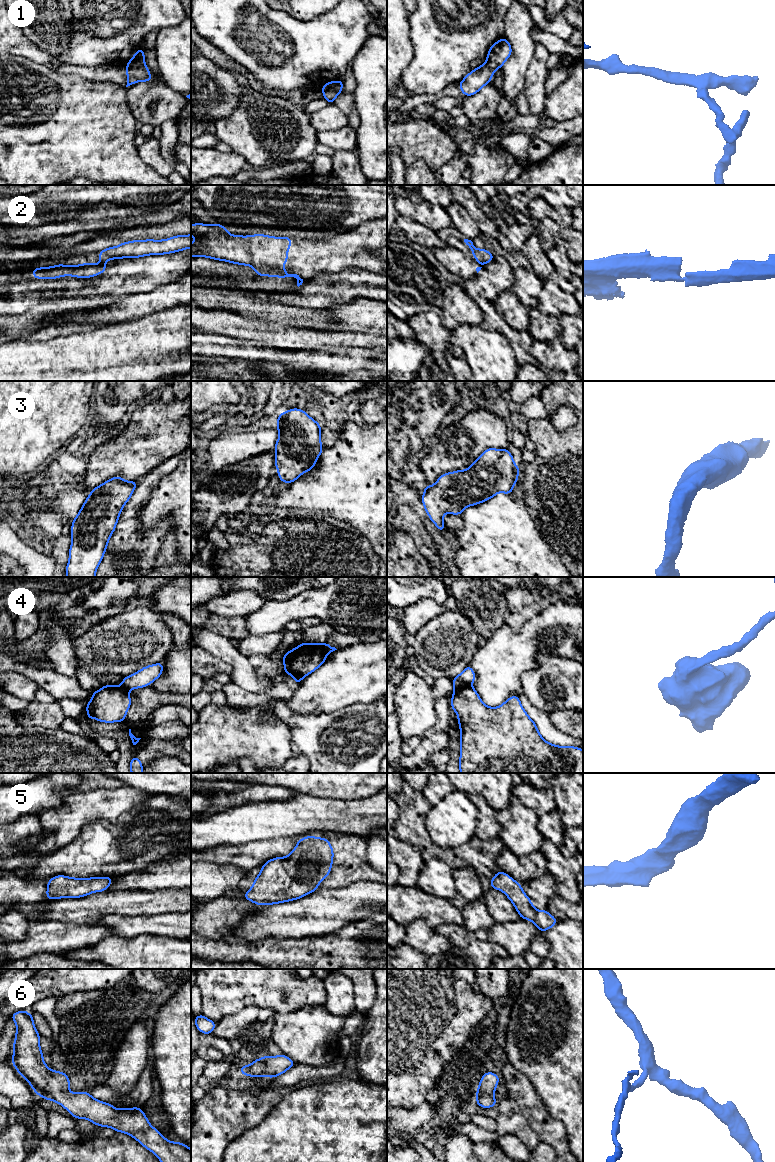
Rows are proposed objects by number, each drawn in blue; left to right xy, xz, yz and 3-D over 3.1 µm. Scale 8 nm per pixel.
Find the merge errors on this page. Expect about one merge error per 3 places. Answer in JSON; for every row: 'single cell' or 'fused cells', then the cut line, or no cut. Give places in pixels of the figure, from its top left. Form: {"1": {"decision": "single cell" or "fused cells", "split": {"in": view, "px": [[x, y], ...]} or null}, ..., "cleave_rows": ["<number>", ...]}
{"1": {"decision": "fused cells", "split": {"in": "xy", "px": [[144, 64], [126, 66]]}}, "2": {"decision": "fused cells", "split": {"in": "xy", "px": [[100, 261], [103, 263]]}}, "3": {"decision": "single cell", "split": null}, "4": {"decision": "fused cells", "split": {"in": "yz", "px": [[470, 684], [454, 689]]}}, "5": {"decision": "single cell", "split": null}, "6": {"decision": "single cell", "split": null}, "cleave_rows": ["1", "2", "4"]}

